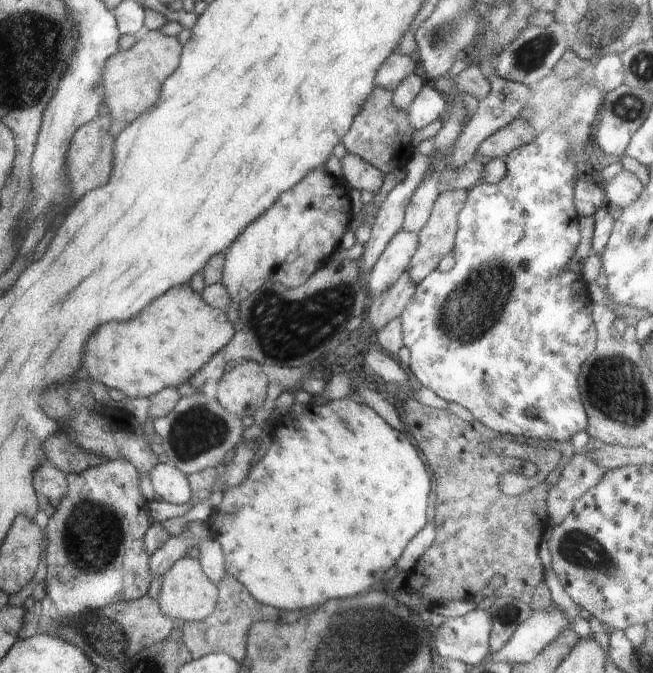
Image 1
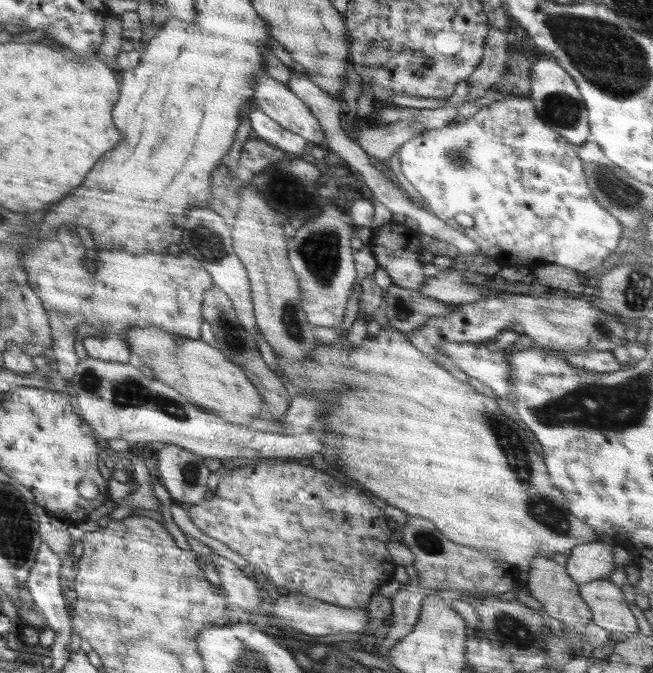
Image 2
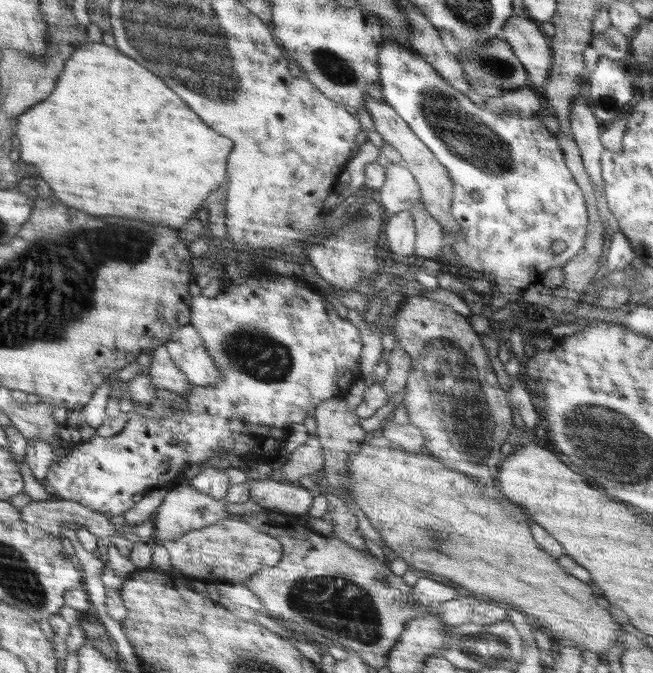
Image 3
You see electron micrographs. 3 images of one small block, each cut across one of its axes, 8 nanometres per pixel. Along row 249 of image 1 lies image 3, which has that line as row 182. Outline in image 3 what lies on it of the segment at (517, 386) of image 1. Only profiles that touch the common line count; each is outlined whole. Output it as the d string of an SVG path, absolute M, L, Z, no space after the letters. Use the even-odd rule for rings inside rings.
M398 39L397 42L387 40L378 52L378 67L380 67L380 83L382 83L382 95L384 95L385 103L388 104L406 123L410 129L416 133L416 136L434 153L436 159L443 164L449 172L450 178L454 185L454 192L452 196L452 215L460 225L460 232L458 234L445 233L446 244L448 244L454 252L458 255L460 264L468 266L475 271L482 271L484 278L493 278L493 281L499 288L499 292L516 293L522 292L529 284L542 281L542 278L547 270L556 267L565 266L565 264L572 260L576 254L583 248L586 233L588 233L587 222L587 208L582 194L582 189L578 187L570 169L566 167L564 162L564 155L561 148L557 144L557 137L548 131L544 126L541 113L538 112L532 118L522 118L518 115L496 114L486 111L483 108L478 108L476 104L472 104L468 100L468 96L450 86L422 56L412 49L406 42ZM479 191L481 194L480 200L472 198L472 192ZM554 242L566 242L566 250L562 252L554 252L552 244Z

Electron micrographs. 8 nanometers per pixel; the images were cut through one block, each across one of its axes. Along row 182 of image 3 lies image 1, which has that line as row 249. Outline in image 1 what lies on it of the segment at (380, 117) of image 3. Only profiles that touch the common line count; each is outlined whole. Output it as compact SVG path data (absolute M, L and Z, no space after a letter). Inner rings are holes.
M464 189L444 191L439 193L438 198L432 207L432 212L428 222L420 229L418 233L419 243L414 256L412 256L408 272L415 286L432 272L436 272L440 260L446 254L452 254L455 245L456 231L458 230L457 216L460 209L464 206L467 199L467 191Z

